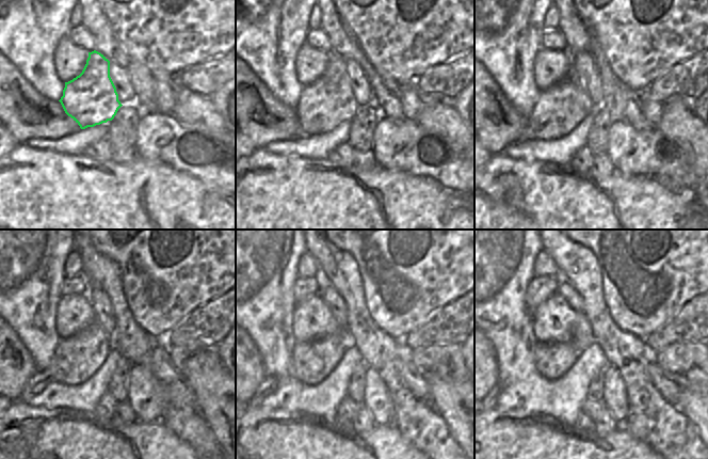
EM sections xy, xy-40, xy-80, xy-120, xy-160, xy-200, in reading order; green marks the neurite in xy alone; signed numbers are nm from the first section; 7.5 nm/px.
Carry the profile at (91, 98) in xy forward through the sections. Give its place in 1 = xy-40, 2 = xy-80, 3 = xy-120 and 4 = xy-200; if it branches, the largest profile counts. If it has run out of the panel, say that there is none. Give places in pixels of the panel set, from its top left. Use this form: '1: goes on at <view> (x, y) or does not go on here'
1: goes on at xy-40 (328, 101)
2: goes on at xy-80 (560, 108)
3: goes on at xy-120 (76, 358)
4: goes on at xy-200 (552, 360)

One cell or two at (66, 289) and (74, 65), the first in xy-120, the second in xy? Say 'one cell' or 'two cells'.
two cells

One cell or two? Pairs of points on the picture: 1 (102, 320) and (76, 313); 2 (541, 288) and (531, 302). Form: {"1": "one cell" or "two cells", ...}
{"1": "two cells", "2": "one cell"}

